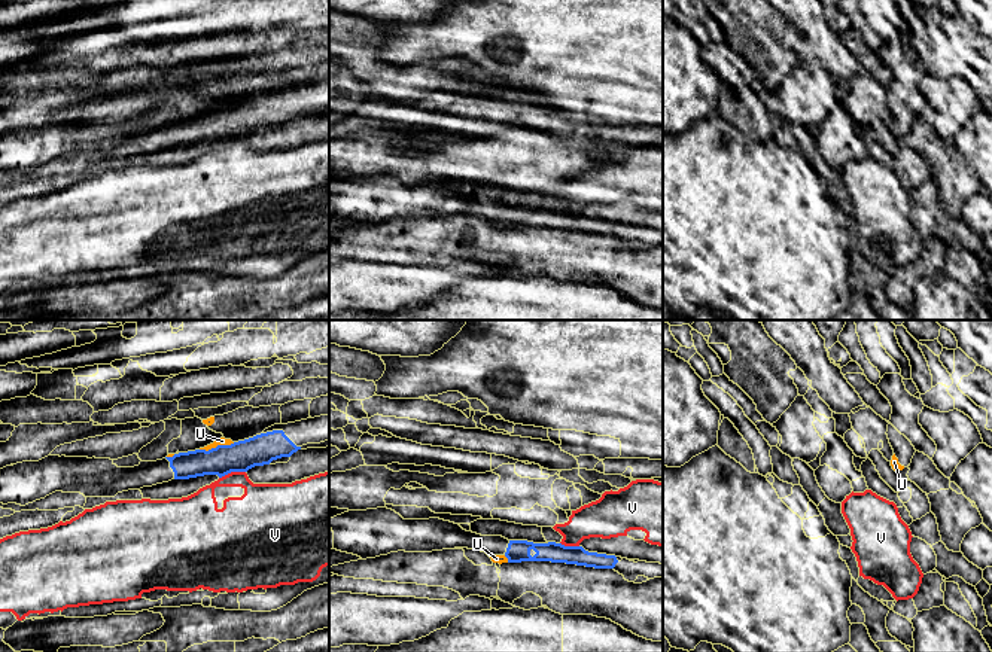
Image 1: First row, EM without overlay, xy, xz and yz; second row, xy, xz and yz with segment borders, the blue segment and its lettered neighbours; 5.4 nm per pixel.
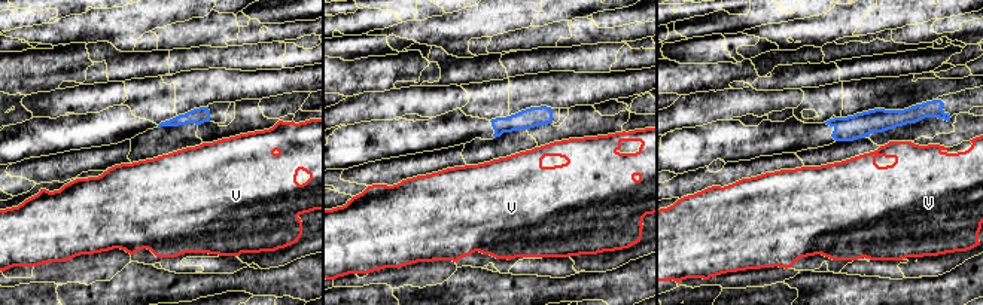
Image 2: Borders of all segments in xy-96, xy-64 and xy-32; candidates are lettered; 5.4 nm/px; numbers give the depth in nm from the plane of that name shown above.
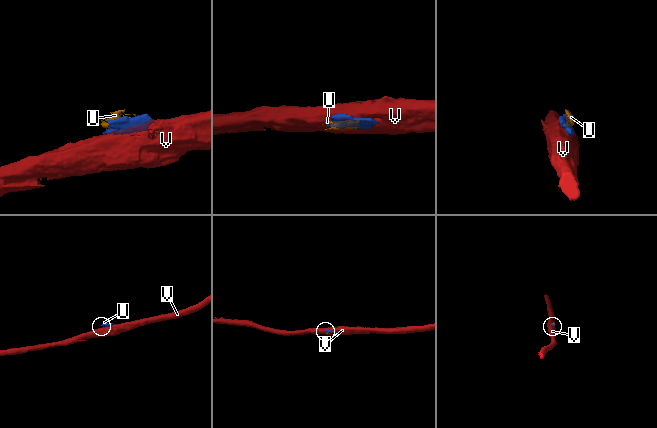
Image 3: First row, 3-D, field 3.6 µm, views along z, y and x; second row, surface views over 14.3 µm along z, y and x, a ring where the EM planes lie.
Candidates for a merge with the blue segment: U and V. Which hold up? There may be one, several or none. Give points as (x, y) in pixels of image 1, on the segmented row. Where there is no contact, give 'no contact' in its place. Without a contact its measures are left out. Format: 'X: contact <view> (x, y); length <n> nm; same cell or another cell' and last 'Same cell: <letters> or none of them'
U: contact xy (218, 445); length 200 nm; another cell
V: contact xy (231, 471); length 150 nm; another cell
Same cell: none of them

